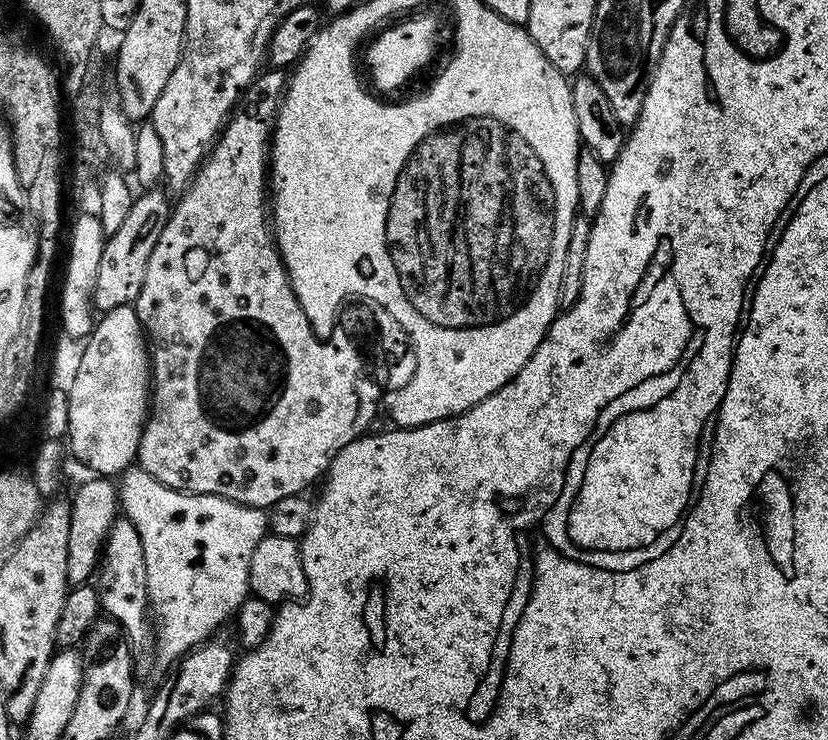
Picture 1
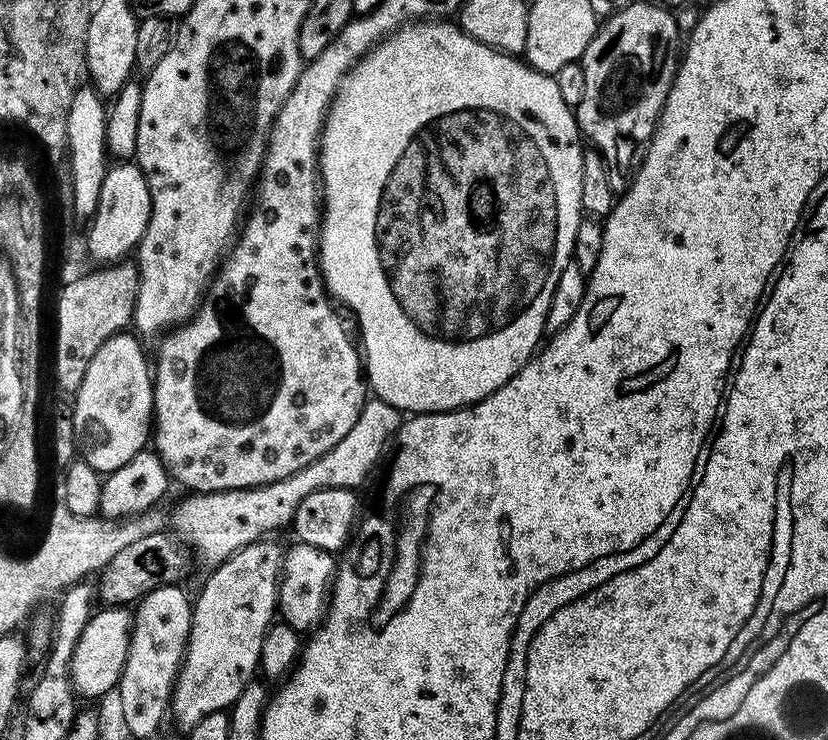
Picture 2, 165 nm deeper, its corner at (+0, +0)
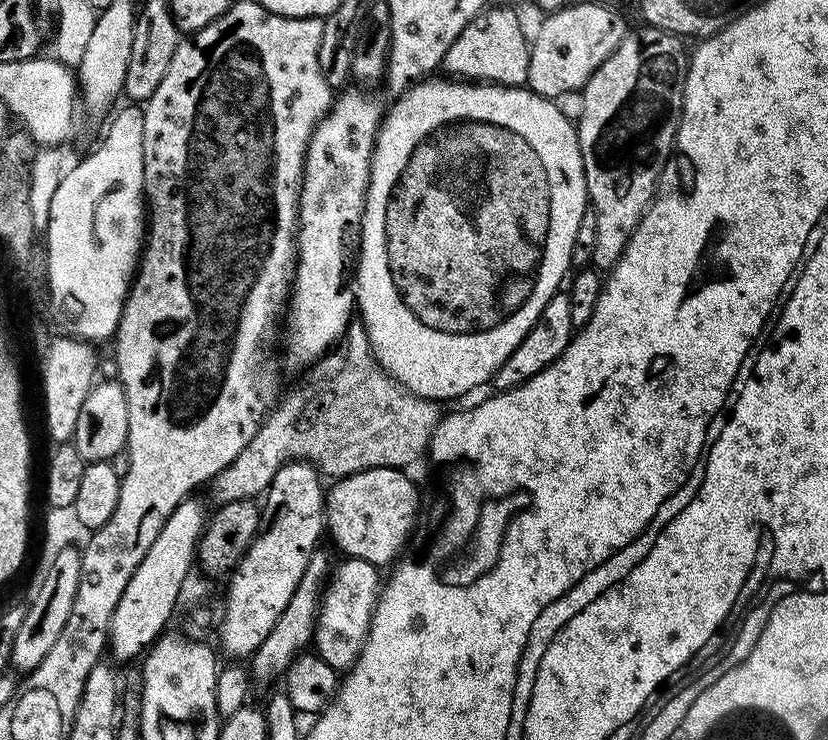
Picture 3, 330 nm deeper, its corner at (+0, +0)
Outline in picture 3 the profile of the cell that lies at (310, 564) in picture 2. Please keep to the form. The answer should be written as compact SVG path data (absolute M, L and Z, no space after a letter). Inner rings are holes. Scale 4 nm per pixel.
M351 558L341 559L341 564L331 569L326 581L326 587L320 598L320 611L316 614L316 631L314 633L314 652L322 658L331 668L337 670L347 670L351 668L356 659L360 657L360 651L364 648L364 643L370 630L372 615L376 609L376 600L380 597L382 587L382 576L378 573L377 565L365 560L353 560Z

